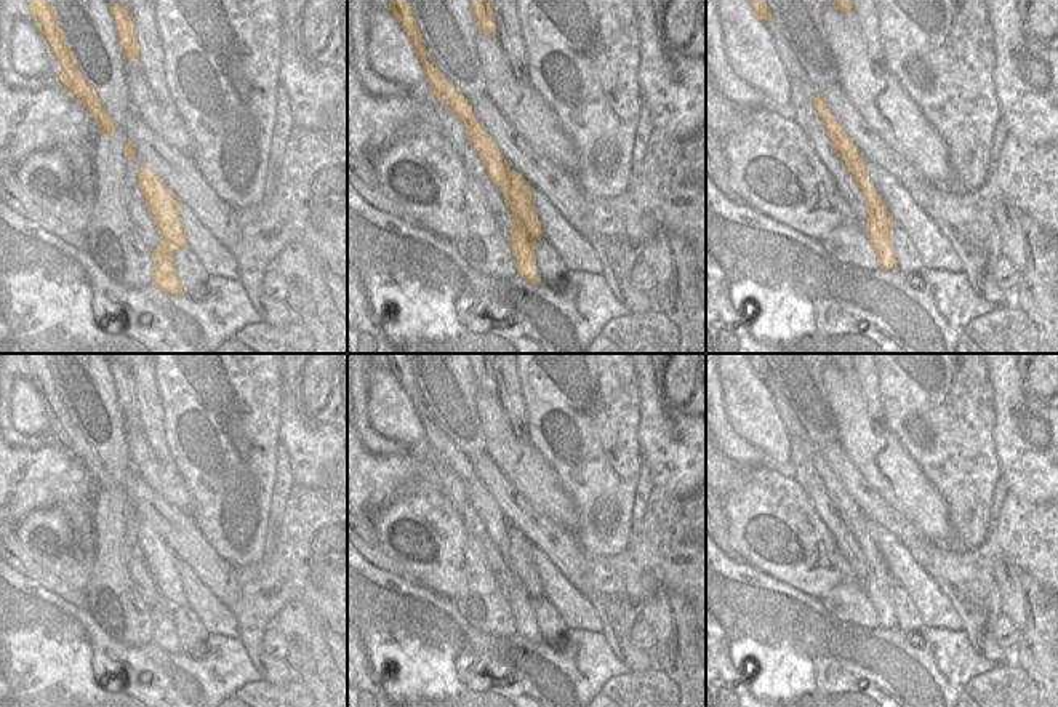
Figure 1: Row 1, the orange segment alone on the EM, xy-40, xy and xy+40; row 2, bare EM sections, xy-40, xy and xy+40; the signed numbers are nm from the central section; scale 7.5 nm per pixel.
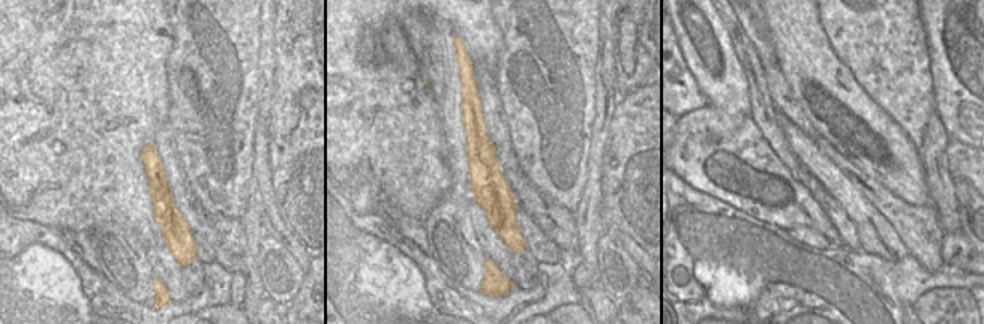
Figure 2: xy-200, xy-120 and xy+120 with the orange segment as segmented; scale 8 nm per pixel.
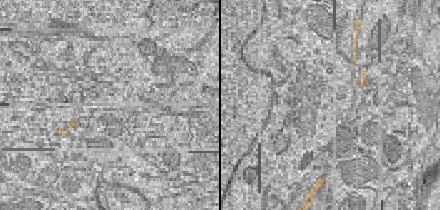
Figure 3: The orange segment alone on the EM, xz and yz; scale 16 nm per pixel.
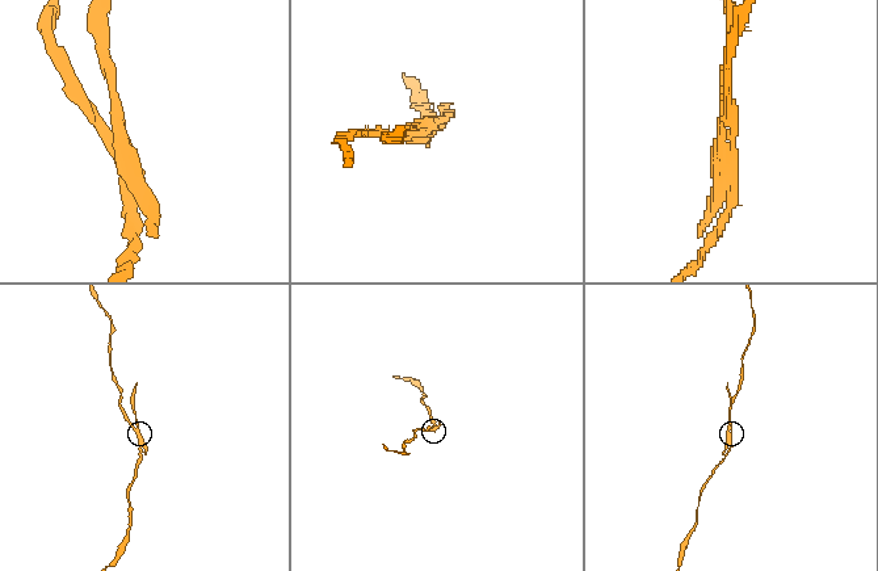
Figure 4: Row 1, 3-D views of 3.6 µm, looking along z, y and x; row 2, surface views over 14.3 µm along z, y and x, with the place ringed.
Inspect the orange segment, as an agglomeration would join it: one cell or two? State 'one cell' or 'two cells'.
two cells

